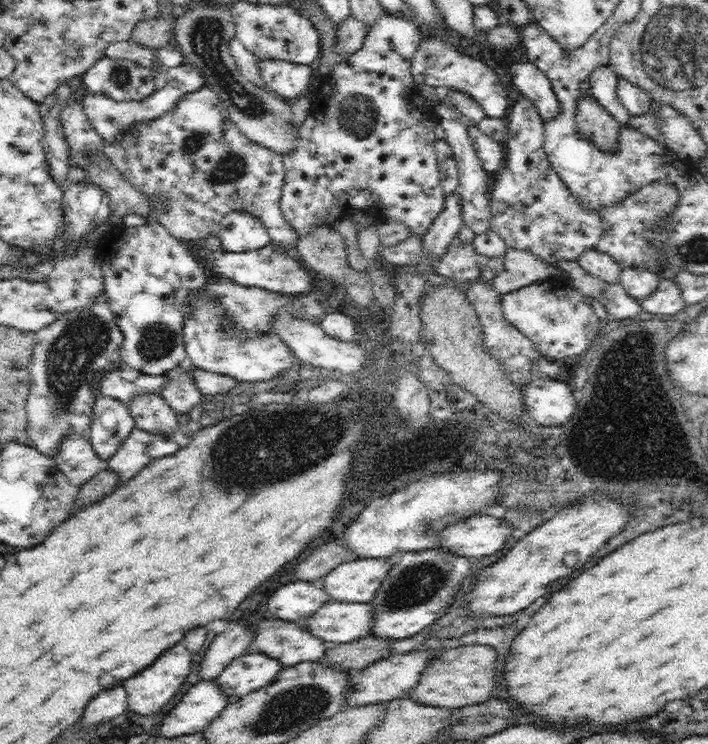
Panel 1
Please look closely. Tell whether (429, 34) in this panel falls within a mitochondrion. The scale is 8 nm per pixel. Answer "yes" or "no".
no

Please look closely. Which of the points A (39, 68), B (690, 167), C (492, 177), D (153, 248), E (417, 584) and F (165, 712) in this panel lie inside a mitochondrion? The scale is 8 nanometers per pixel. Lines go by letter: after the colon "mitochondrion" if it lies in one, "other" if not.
A: other
B: other
C: other
D: other
E: mitochondrion
F: other

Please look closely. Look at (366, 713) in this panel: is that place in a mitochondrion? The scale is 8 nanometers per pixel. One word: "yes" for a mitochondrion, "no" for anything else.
no

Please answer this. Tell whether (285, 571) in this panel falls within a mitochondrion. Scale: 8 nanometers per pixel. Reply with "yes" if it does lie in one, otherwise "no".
no

